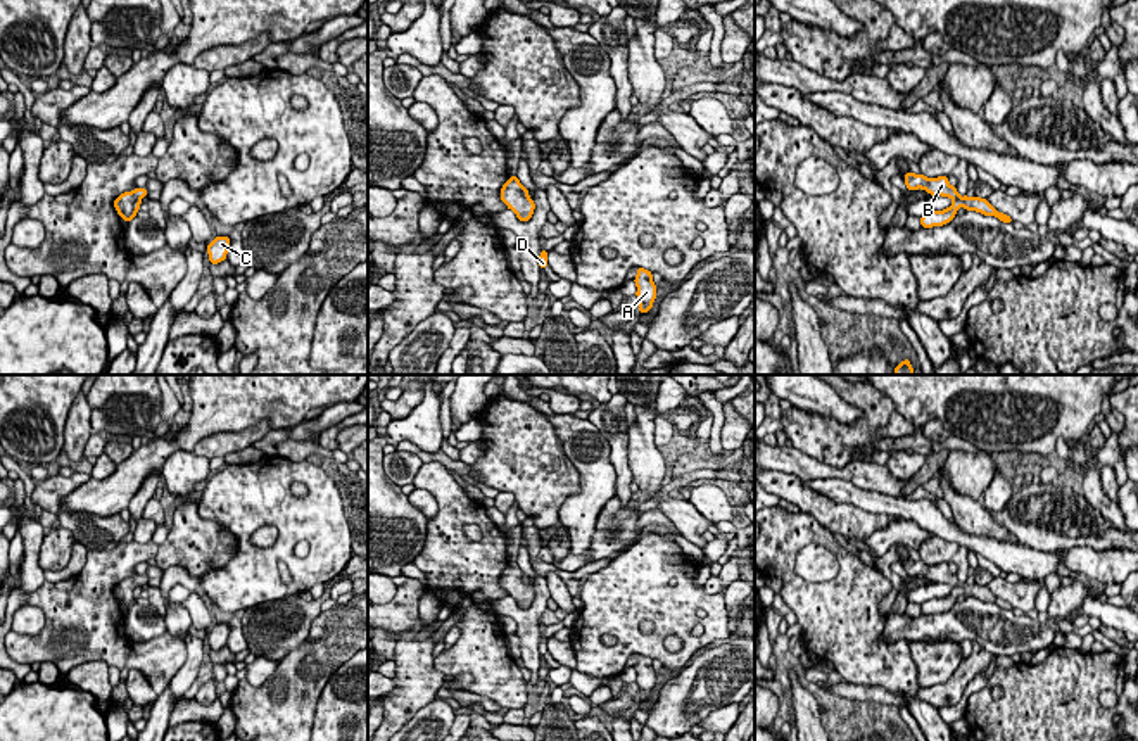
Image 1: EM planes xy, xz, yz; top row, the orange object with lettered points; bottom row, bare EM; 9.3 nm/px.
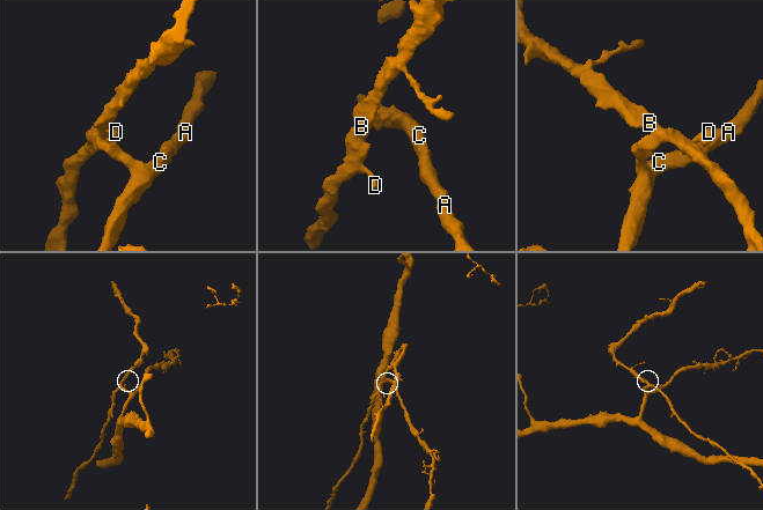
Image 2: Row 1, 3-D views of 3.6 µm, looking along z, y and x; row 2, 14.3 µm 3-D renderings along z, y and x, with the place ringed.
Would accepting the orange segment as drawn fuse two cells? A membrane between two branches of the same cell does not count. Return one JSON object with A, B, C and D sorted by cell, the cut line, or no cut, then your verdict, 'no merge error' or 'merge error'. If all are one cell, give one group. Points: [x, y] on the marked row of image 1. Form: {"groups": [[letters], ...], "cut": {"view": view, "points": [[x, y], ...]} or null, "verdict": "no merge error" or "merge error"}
{"groups": [["A", "C"], ["B", "D"]], "cut": {"view": "yz", "points": [[954, 199], [964, 204]]}, "verdict": "merge error"}

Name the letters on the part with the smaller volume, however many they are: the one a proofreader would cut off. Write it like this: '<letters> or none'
B, D

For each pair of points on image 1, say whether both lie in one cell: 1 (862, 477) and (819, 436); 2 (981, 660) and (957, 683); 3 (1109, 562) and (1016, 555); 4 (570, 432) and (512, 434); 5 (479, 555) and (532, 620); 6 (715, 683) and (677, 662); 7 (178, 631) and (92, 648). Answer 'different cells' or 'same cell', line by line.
1: different cells
2: same cell
3: different cells
4: different cells
5: different cells
6: different cells
7: different cells

